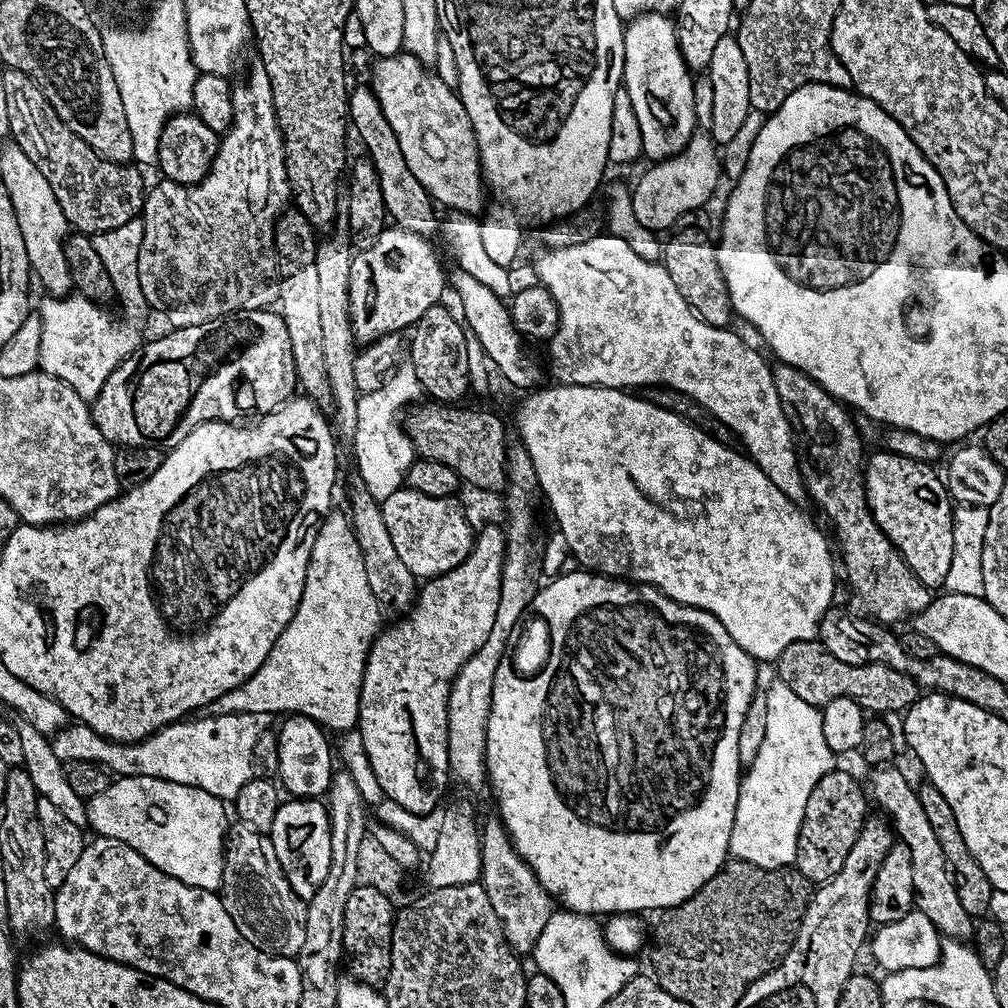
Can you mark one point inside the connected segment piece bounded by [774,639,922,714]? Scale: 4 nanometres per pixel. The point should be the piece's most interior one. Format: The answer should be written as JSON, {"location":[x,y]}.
{"location":[809,669]}

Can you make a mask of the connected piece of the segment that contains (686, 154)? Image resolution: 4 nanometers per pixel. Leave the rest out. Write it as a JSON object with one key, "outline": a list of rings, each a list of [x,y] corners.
{"outline":[[[704,130],[693,132],[690,142],[670,159],[657,161],[632,186],[634,216],[655,232],[672,227],[684,214],[702,207],[722,181],[722,162],[711,135]]]}

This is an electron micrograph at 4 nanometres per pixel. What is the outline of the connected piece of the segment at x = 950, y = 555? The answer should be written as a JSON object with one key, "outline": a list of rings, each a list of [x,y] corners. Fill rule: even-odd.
{"outline":[[[879,450],[867,457],[864,466],[864,488],[868,491],[868,505],[872,511],[874,522],[890,538],[890,542],[900,551],[906,566],[914,570],[918,582],[922,582],[930,590],[944,588],[946,573],[950,570],[950,562],[954,558],[954,522],[952,514],[954,501],[948,495],[948,485],[935,471],[931,464],[924,464],[921,460],[902,458],[898,454],[887,450]]]}

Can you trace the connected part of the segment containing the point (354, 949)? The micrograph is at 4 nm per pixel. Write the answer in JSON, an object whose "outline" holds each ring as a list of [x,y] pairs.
{"outline":[[[358,883],[346,901],[343,951],[347,962],[352,963],[351,975],[371,988],[380,988],[390,974],[393,919],[391,898],[374,886]]]}

